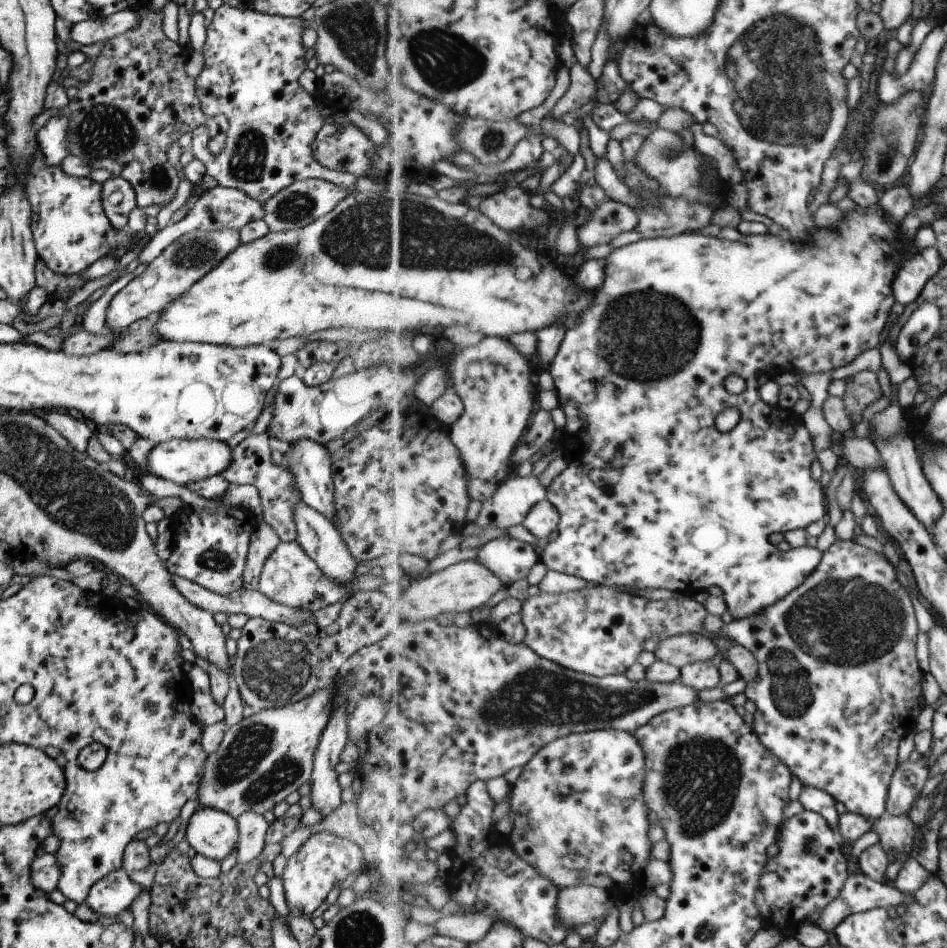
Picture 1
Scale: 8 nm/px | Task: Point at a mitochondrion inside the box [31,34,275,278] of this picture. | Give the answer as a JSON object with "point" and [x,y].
{"point":[102,137]}

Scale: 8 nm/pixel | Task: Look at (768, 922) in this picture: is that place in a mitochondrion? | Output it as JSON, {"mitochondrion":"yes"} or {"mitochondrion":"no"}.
{"mitochondrion":"no"}

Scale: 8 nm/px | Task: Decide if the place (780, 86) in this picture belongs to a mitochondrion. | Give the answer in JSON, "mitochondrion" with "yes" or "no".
{"mitochondrion":"yes"}

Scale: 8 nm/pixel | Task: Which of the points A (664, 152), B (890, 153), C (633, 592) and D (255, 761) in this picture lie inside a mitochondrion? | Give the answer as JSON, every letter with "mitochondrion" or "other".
{"A":"mitochondrion","B":"mitochondrion","C":"other","D":"mitochondrion"}

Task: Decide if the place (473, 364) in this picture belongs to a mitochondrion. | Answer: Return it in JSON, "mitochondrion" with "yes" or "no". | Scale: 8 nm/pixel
{"mitochondrion":"yes"}

